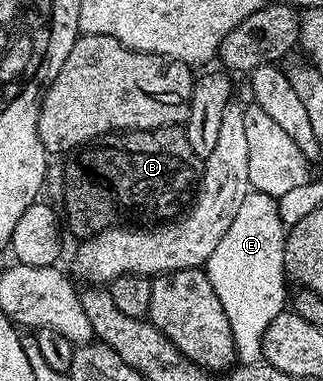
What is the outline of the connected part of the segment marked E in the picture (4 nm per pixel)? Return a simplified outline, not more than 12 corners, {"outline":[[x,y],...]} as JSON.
{"outline":[[252,189],[208,258],[241,364],[289,302],[286,228]]}

